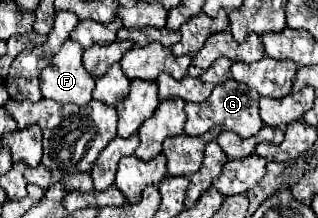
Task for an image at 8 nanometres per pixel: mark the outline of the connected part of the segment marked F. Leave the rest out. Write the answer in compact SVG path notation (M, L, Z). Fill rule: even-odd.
M67 40L61 50L41 72L41 92L55 102L73 102L85 106L91 100L95 78L83 68L83 48L75 40Z

